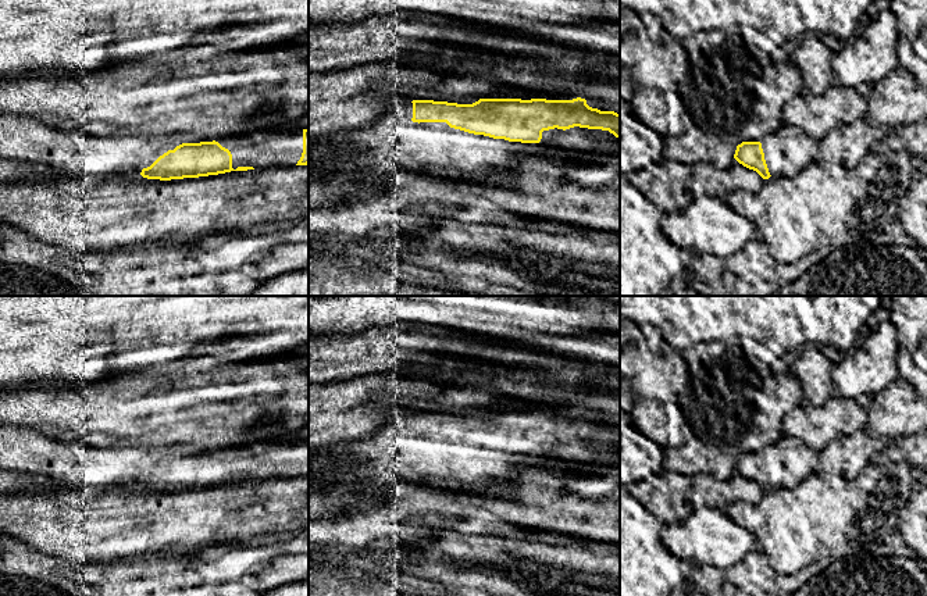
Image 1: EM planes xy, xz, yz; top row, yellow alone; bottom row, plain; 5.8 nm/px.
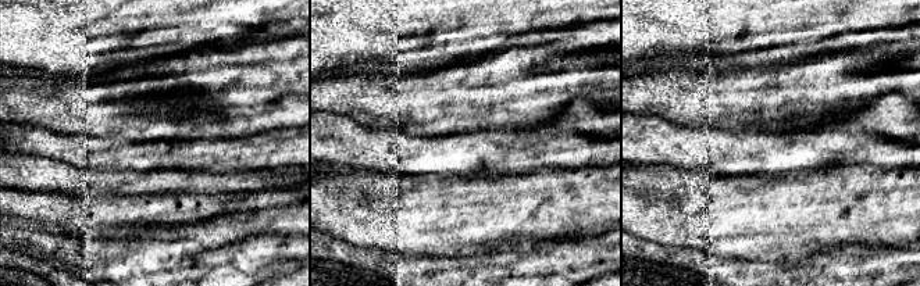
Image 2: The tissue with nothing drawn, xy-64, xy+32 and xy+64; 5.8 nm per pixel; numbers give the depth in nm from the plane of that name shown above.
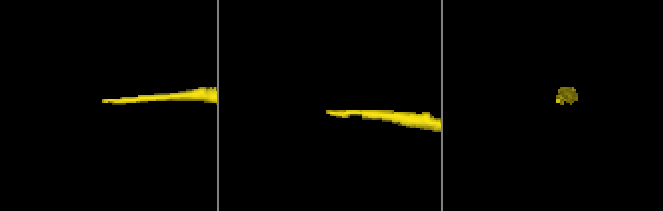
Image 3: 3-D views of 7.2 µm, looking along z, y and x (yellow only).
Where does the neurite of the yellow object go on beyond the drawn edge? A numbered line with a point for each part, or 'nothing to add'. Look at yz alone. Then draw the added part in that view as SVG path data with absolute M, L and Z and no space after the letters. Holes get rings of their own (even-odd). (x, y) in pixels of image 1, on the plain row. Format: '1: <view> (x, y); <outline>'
1: yz (787, 461); M788 435L760 454L771 488L794 488L809 474L820 471L819 452Z

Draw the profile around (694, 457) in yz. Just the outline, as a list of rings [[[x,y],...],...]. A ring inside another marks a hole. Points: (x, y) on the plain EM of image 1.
[[[695,435],[680,447],[664,447],[664,472],[680,472],[689,478],[698,474],[710,474],[717,479],[730,478],[737,458],[719,449],[705,445]]]

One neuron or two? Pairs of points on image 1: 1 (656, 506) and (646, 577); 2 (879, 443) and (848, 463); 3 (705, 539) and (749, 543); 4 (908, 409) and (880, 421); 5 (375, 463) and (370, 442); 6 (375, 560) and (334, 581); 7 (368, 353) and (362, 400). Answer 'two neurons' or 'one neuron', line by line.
1: two neurons
2: one neuron
3: one neuron
4: one neuron
5: one neuron
6: two neurons
7: two neurons

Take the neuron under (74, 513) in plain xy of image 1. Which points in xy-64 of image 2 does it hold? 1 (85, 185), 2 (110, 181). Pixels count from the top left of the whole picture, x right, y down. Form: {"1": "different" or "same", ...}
{"1": "different", "2": "different"}

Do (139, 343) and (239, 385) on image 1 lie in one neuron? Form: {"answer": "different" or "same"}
{"answer": "different"}

